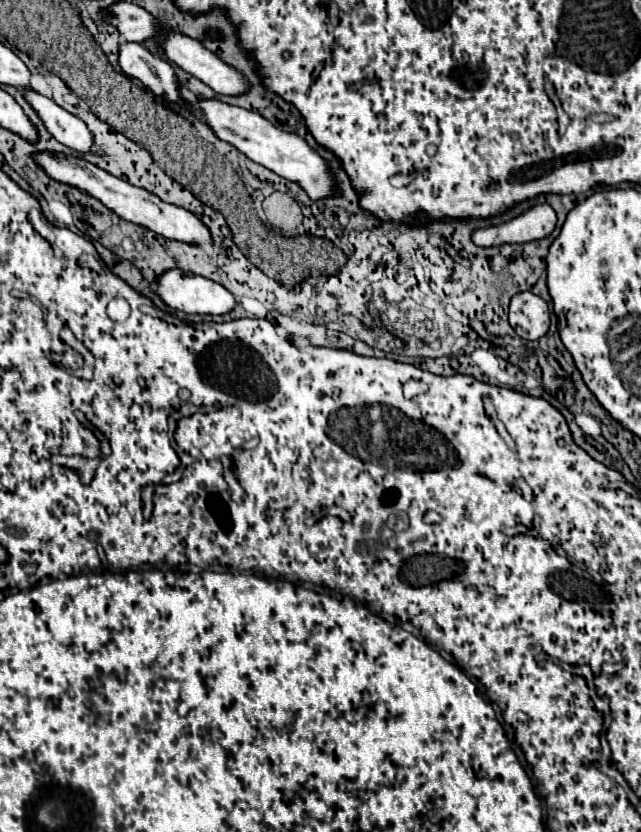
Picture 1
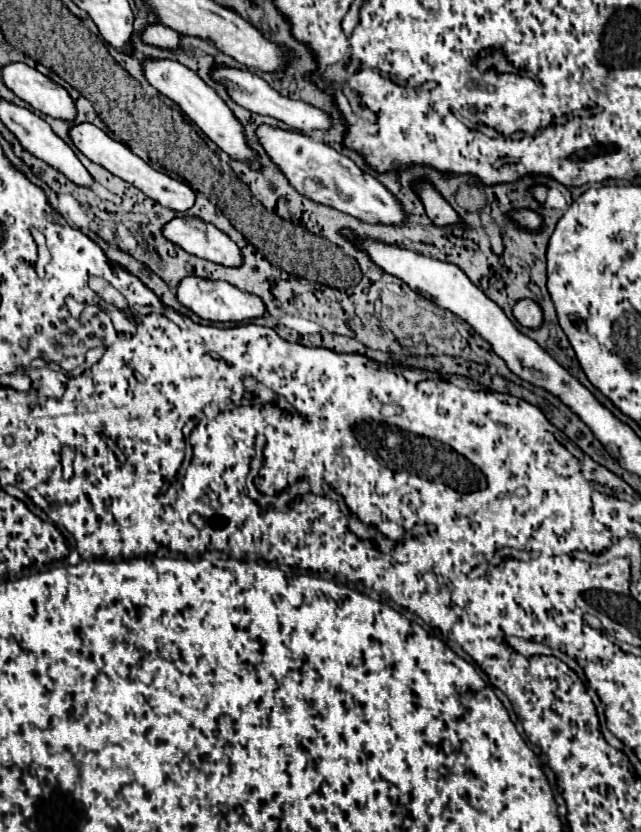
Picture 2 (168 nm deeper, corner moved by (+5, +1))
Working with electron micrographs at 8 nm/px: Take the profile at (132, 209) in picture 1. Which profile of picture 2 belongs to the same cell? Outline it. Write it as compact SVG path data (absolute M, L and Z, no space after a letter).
M176 216L168 220L162 228L164 238L184 248L188 254L222 264L240 266L242 256L236 242L232 242L216 226L196 218L196 216Z

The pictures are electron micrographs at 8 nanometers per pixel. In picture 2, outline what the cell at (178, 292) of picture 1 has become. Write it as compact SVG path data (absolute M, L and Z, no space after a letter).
M186 276L184 280L180 280L176 288L176 298L182 306L186 306L194 314L210 322L242 322L242 320L262 316L264 312L264 302L258 296L242 292L228 282L212 282L212 280L204 280L196 276Z

